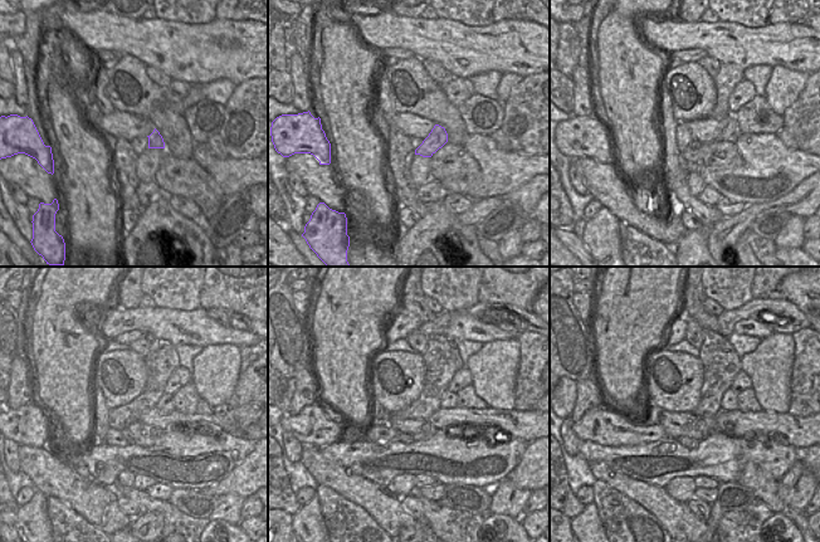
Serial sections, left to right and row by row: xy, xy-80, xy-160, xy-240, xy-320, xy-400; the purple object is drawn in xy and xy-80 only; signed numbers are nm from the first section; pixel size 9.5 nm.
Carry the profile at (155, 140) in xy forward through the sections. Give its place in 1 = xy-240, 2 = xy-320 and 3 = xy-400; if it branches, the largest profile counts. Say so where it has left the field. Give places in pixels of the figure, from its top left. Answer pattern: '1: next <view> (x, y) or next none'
1: next xy-240 (113, 436)
2: next xy-320 (380, 433)
3: next xy-400 (609, 428)

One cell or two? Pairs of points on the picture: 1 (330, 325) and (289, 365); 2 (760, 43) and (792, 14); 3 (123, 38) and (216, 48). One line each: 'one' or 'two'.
1: two
2: two
3: one

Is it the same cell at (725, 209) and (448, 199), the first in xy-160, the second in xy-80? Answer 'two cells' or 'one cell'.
one cell

